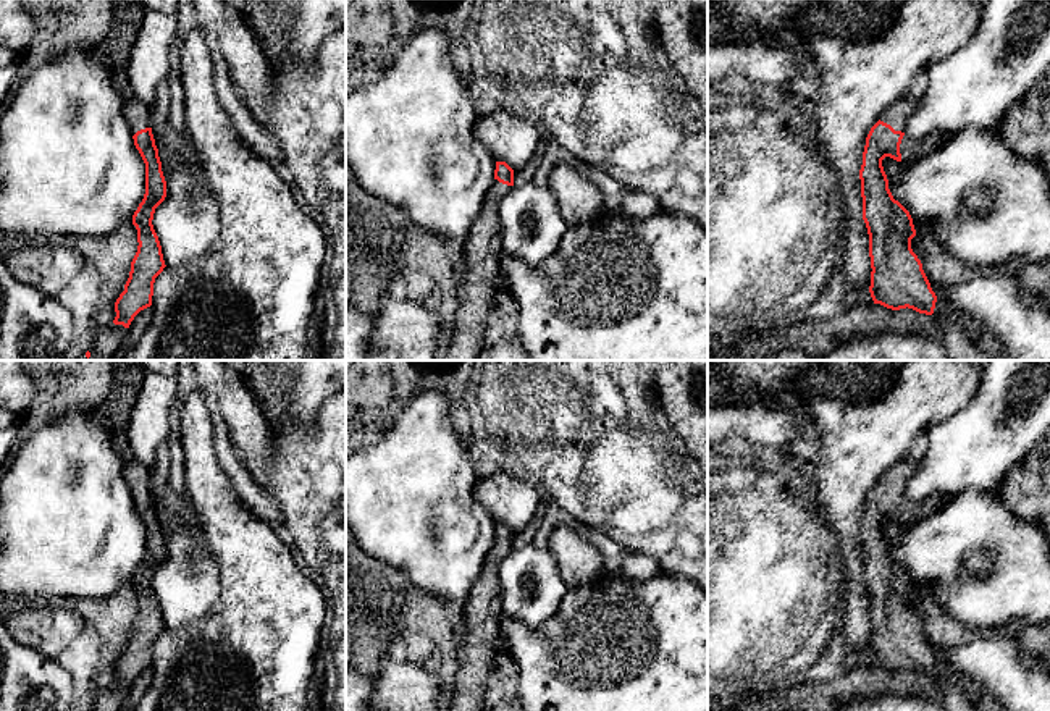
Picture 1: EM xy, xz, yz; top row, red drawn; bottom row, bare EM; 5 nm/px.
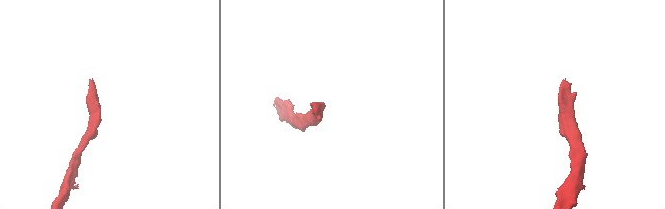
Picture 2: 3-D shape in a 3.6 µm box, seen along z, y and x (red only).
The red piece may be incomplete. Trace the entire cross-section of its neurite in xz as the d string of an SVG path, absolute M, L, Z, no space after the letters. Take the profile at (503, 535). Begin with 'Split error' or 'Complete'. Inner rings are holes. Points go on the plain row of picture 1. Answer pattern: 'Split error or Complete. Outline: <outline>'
Split error. Outline: M496 524L494 543L462 604L462 643L456 674L456 693L446 711L483 711L486 680L502 650L499 564L514 549L514 532Z

